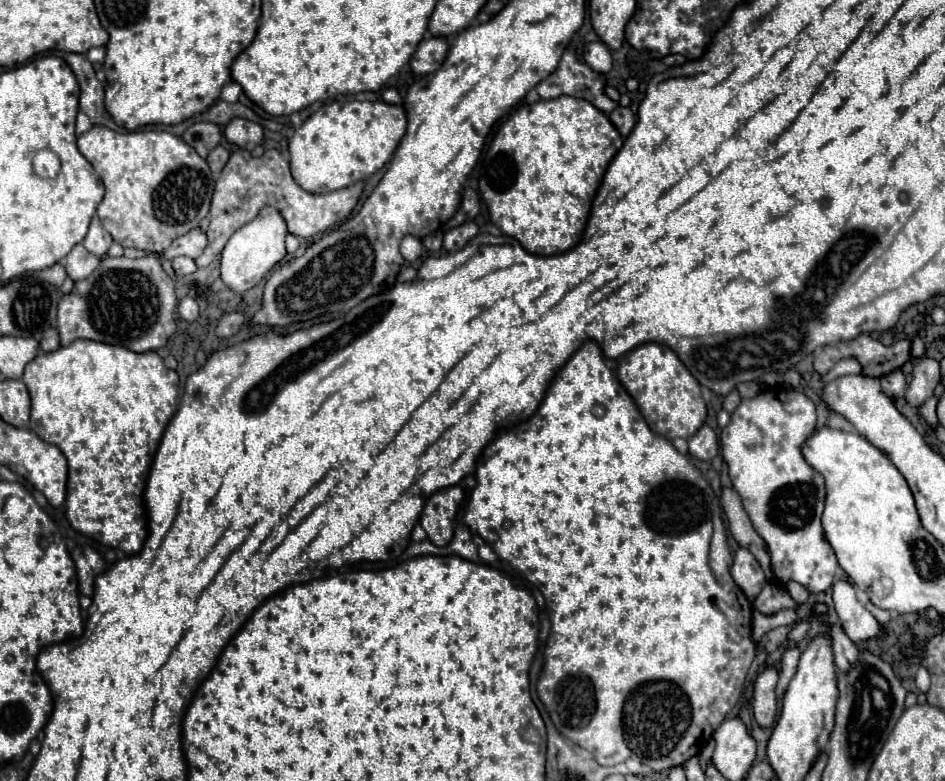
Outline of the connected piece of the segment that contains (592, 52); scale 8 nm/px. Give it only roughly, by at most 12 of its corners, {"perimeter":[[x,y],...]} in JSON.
{"perimeter":[[602,42],[584,48],[584,60],[600,74],[612,68],[610,50]]}

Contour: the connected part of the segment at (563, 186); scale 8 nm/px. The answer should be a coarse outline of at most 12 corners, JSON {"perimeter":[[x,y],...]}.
{"perimeter":[[574,96],[524,104],[482,158],[490,220],[538,256],[584,236],[624,138]]}

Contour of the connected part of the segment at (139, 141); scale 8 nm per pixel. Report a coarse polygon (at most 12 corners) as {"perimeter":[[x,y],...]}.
{"perimeter":[[92,126],[94,216],[124,248],[166,250],[208,214],[204,158],[164,130]]}

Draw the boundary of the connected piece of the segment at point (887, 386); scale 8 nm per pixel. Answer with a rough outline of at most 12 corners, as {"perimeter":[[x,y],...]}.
{"perimeter":[[902,370],[880,378],[884,394],[902,398],[906,392],[906,378]]}

